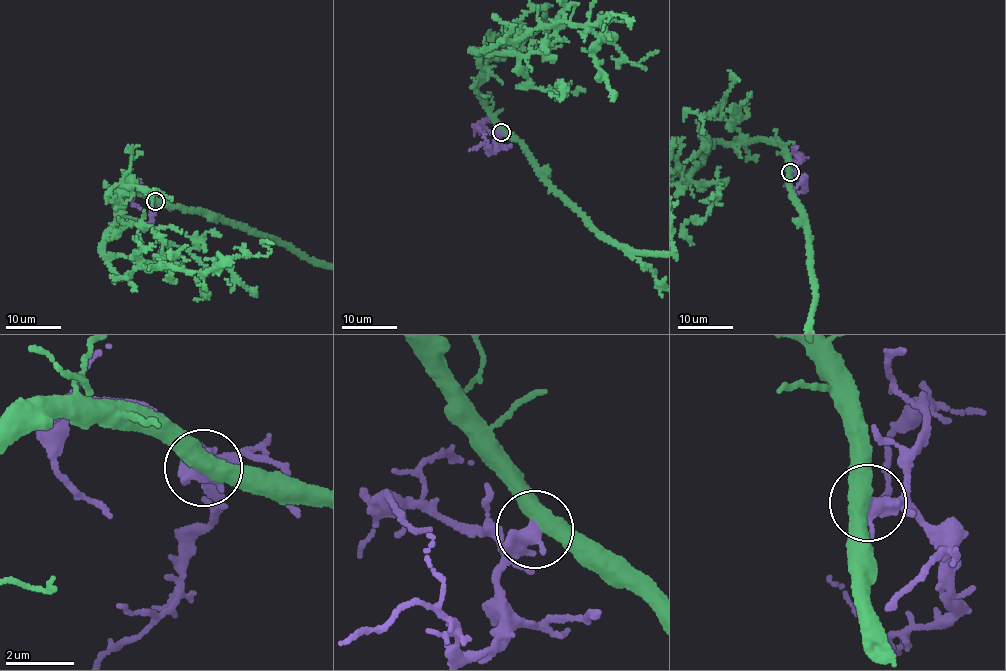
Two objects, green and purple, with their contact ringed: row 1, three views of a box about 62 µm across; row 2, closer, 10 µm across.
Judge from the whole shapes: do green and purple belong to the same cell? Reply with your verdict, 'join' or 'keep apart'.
keep apart

